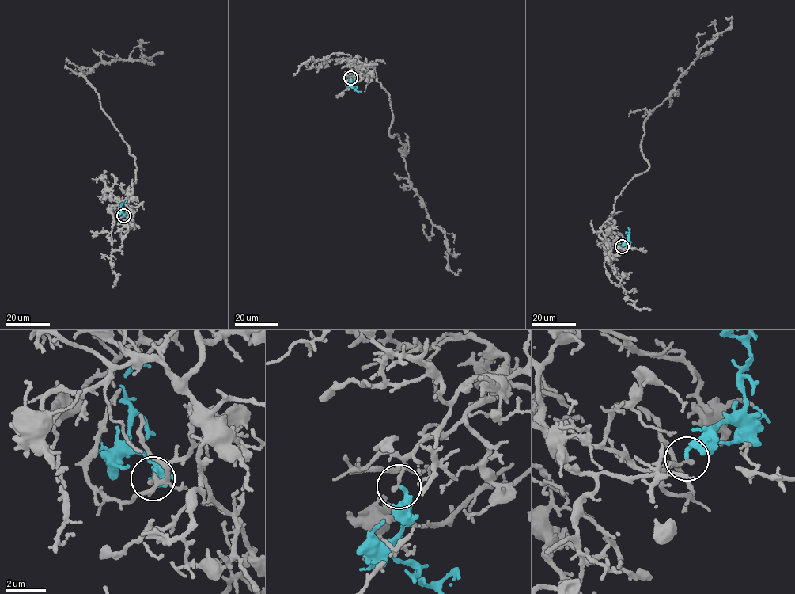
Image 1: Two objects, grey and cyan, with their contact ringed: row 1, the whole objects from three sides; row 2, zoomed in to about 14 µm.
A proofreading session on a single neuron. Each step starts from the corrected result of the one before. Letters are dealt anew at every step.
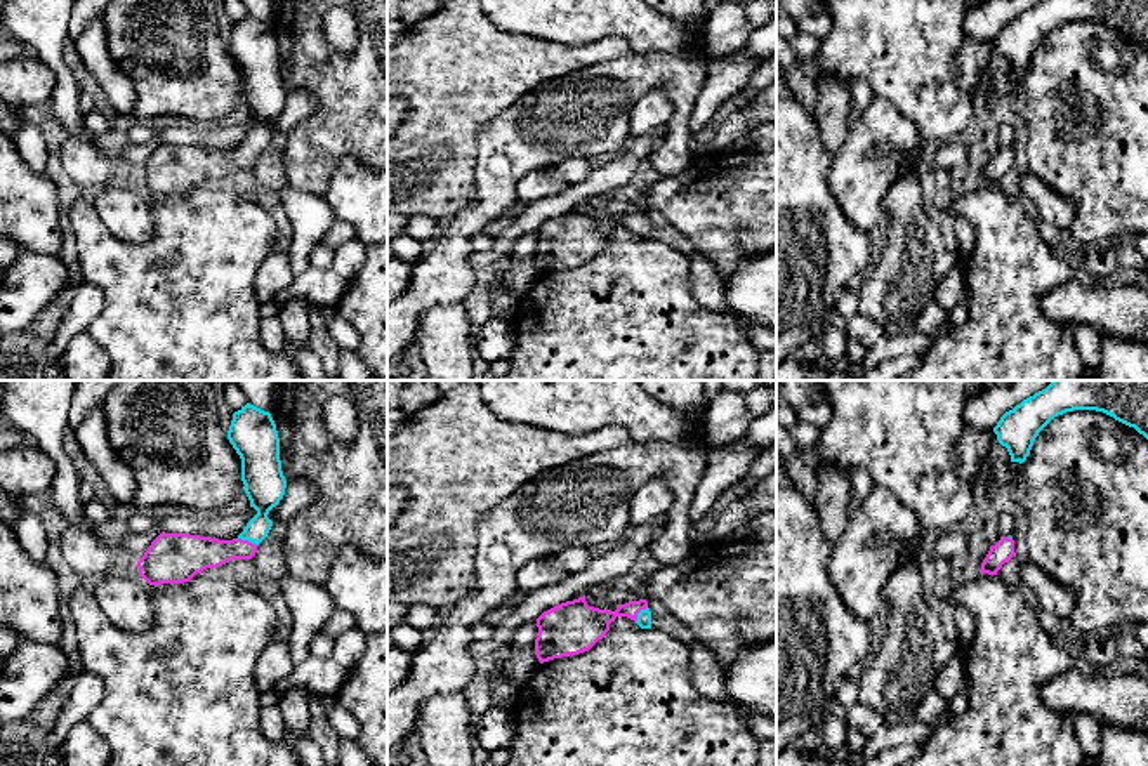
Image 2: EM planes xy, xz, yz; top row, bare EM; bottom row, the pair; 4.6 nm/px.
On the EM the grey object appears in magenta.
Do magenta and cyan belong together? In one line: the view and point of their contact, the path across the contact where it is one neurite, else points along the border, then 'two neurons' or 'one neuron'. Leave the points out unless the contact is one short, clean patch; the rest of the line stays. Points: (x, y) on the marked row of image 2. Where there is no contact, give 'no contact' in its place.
xz (638, 612) | across xz (586, 626), (617, 612), (638, 612), (643, 620) | one neuron

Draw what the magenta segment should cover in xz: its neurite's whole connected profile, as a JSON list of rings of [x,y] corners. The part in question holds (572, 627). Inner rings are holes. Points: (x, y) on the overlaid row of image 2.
[[[582,596],[544,611],[537,618],[535,655],[538,662],[590,650],[604,637],[617,617],[627,617],[641,629],[651,629],[651,611],[646,599],[629,601],[610,611],[589,606]]]

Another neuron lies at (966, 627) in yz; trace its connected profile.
[[[955,604],[953,617],[955,617],[955,627],[959,632],[957,643],[962,648],[959,655],[964,657],[974,639],[976,624],[971,613],[964,606],[959,606],[959,604]]]

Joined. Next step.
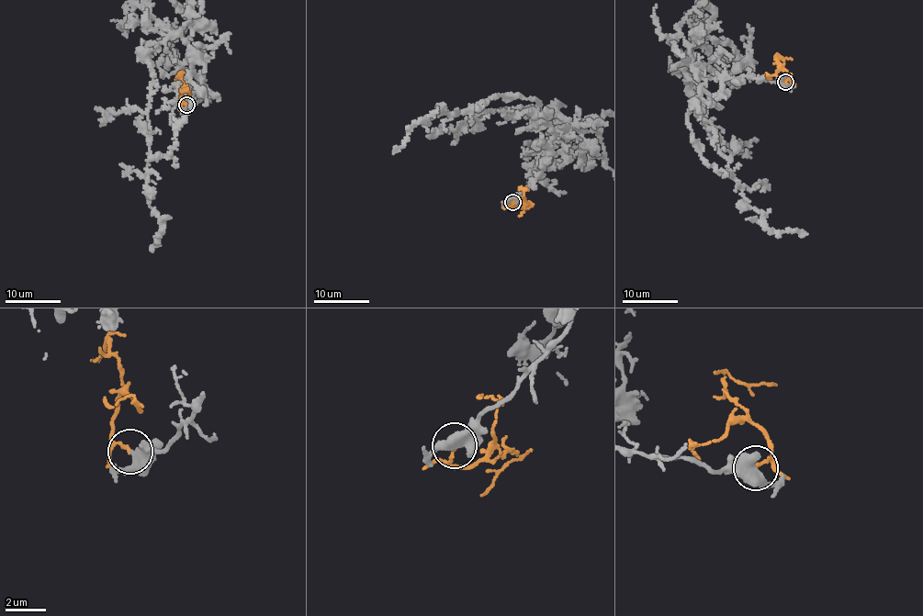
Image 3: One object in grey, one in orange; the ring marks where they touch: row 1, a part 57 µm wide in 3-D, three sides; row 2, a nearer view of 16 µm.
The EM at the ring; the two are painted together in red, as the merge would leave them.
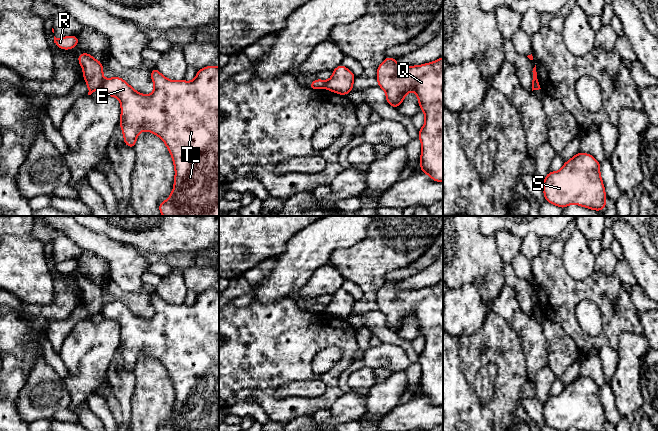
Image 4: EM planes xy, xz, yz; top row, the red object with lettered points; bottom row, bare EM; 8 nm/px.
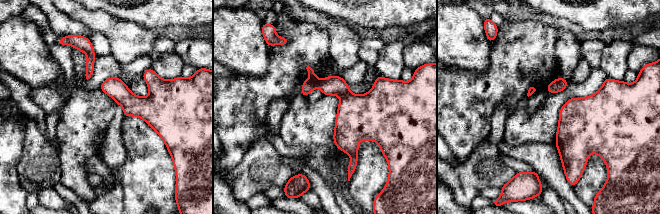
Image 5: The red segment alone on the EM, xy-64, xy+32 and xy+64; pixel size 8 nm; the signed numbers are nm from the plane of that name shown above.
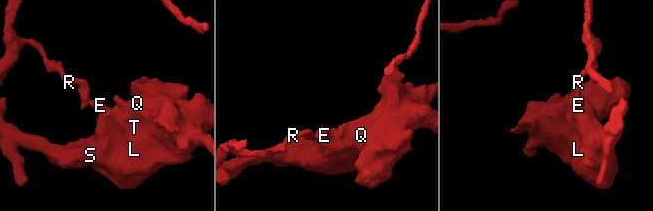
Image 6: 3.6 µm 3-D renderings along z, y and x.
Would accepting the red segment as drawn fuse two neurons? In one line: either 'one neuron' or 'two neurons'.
two neurons

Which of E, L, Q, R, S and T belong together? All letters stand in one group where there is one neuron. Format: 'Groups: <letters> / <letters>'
Groups: E L Q S T / R

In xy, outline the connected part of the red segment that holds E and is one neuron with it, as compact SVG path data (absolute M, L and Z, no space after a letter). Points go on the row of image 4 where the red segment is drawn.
M207 66L197 71L196 78L191 81L172 81L165 78L156 68L151 70L151 79L154 83L154 91L150 95L144 95L134 90L126 81L120 77L105 79L101 89L105 95L114 96L121 103L121 118L119 125L122 128L124 143L131 148L135 147L136 139L142 130L157 135L166 144L175 166L174 188L170 197L159 204L159 211L163 216L219 216L219 67Z

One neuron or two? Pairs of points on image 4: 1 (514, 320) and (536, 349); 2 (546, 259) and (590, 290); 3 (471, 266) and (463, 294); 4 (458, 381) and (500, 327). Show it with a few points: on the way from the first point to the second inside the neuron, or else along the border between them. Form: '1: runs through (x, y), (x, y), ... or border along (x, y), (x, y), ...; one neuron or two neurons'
1: runs through (521, 327), (532, 338), (533, 342); one neuron
2: runs through (554, 271), (573, 290), (578, 290); one neuron
3: border along (453, 287), (474, 284), (482, 301); two neurons
4: runs through (472, 367), (499, 341); one neuron

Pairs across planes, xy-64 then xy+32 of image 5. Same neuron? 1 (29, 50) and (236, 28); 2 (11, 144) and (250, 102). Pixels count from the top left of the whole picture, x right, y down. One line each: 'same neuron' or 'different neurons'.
1: same neuron
2: same neuron

